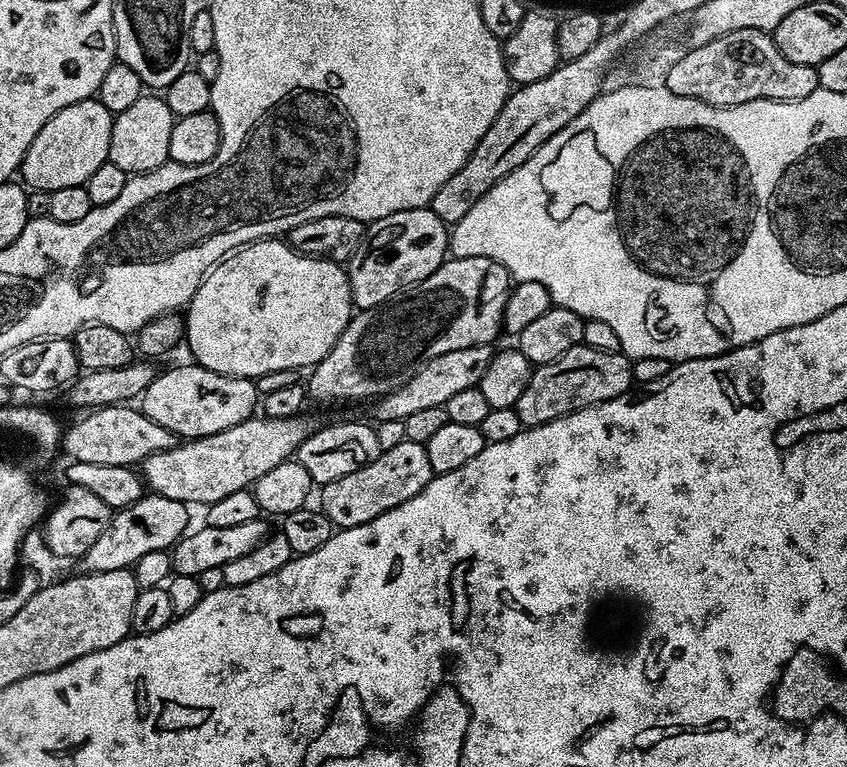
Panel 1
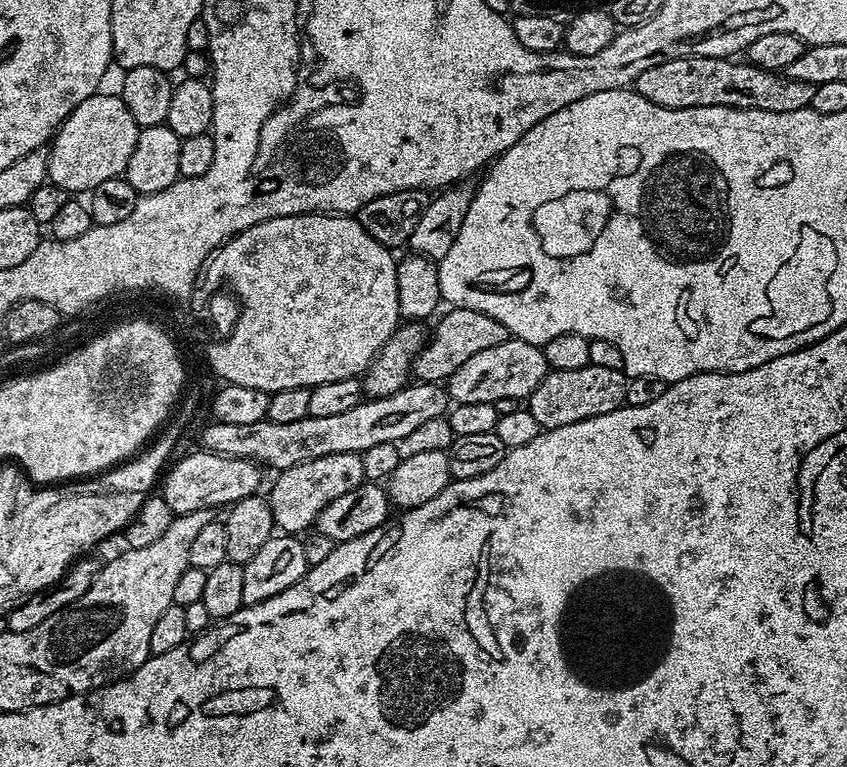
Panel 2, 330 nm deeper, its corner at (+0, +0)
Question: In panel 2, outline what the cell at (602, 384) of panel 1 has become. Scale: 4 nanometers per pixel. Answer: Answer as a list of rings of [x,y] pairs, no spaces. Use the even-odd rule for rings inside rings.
[[[587,364],[582,370],[549,371],[544,381],[526,397],[526,407],[541,430],[570,426],[598,414],[610,414],[624,404],[629,377],[621,370],[606,370]]]

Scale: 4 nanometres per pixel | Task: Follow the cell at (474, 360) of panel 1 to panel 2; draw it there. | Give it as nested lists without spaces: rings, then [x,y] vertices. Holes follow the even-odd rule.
[[[509,338],[498,346],[490,346],[479,354],[473,354],[467,362],[462,362],[462,366],[458,366],[458,370],[454,370],[454,374],[448,377],[446,391],[452,404],[495,404],[500,398],[512,398],[520,402],[544,381],[549,371],[543,347]]]

